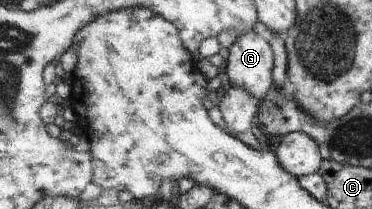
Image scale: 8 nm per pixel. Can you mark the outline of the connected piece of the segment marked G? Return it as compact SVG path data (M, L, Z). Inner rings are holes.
M252 31L237 37L228 49L224 70L231 86L246 90L261 102L275 87L273 46L263 34Z

